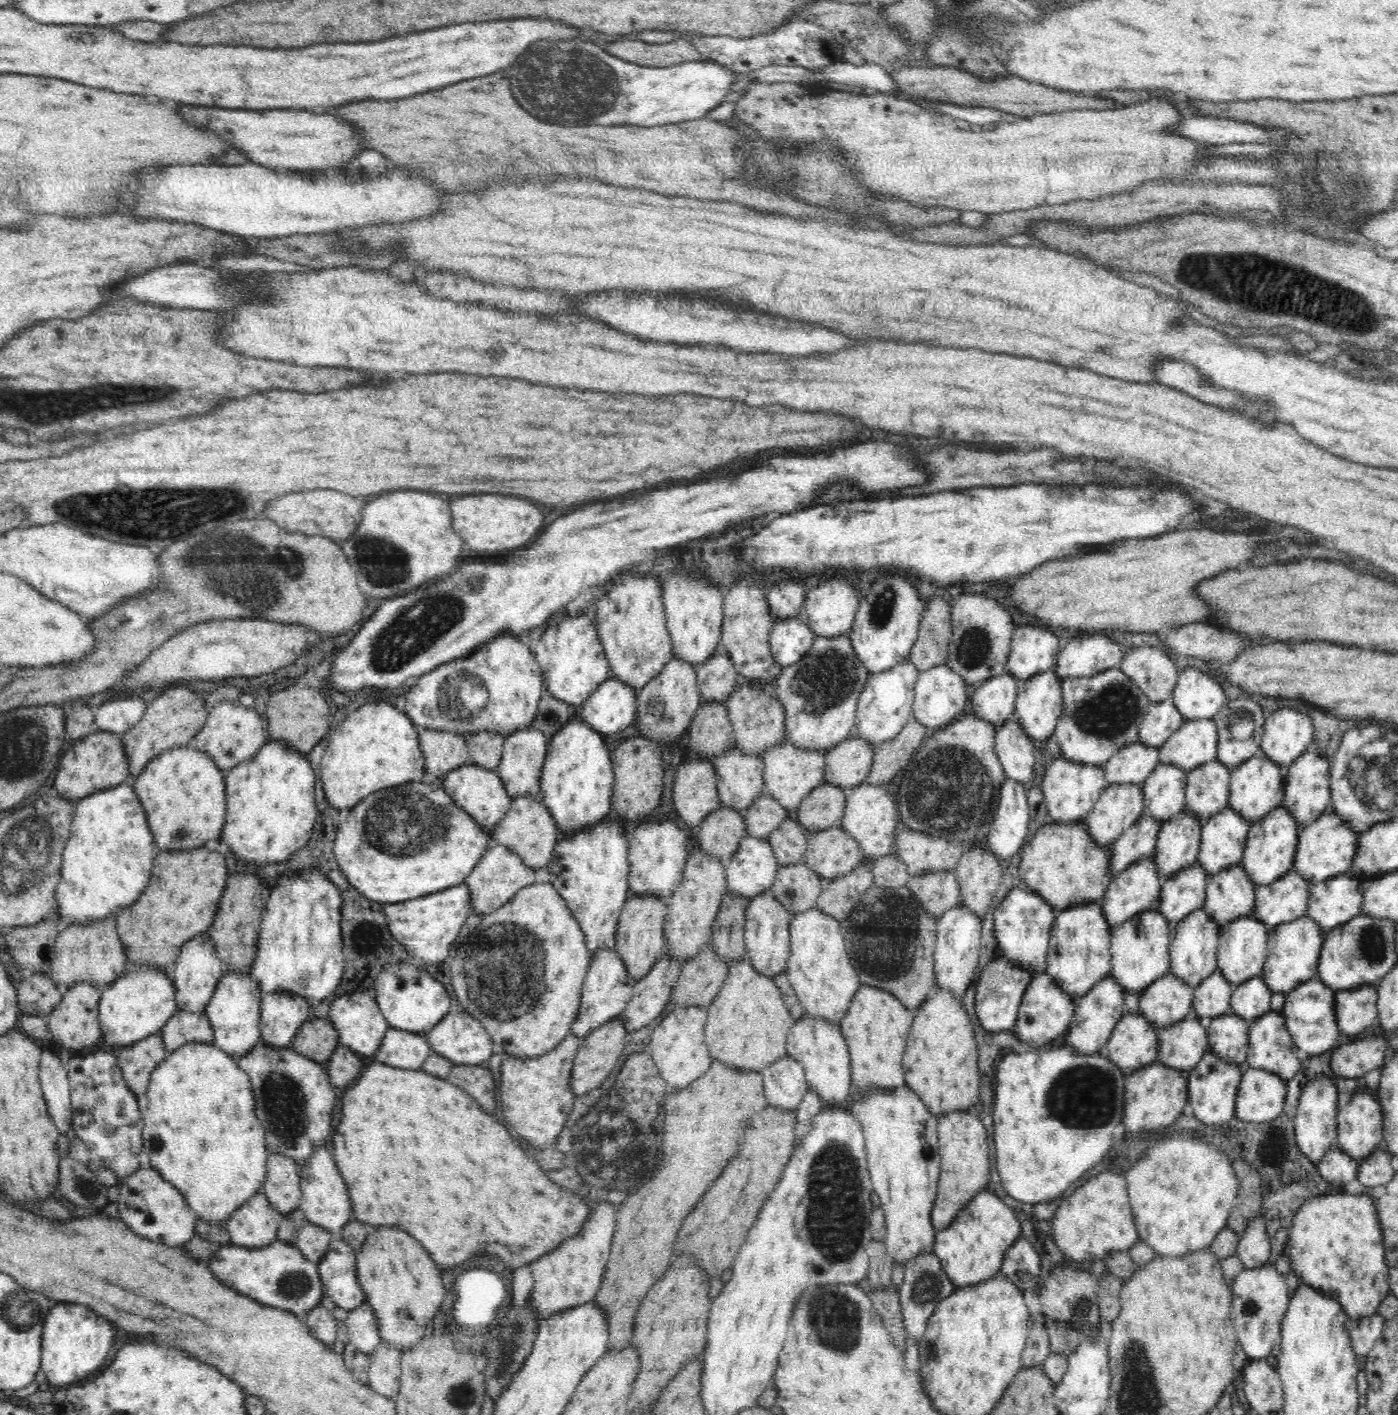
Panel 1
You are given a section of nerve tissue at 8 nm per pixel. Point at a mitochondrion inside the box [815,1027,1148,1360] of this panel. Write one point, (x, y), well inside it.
(1084, 1097)

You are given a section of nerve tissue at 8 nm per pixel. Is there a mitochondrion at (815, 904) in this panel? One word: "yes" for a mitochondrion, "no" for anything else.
no

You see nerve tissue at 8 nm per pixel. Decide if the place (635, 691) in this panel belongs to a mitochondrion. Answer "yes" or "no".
no

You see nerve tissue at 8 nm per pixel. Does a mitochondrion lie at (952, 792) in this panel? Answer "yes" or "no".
yes

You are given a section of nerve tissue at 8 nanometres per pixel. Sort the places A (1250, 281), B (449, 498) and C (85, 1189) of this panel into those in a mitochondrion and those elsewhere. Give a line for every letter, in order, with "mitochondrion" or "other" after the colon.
A: mitochondrion
B: other
C: mitochondrion

